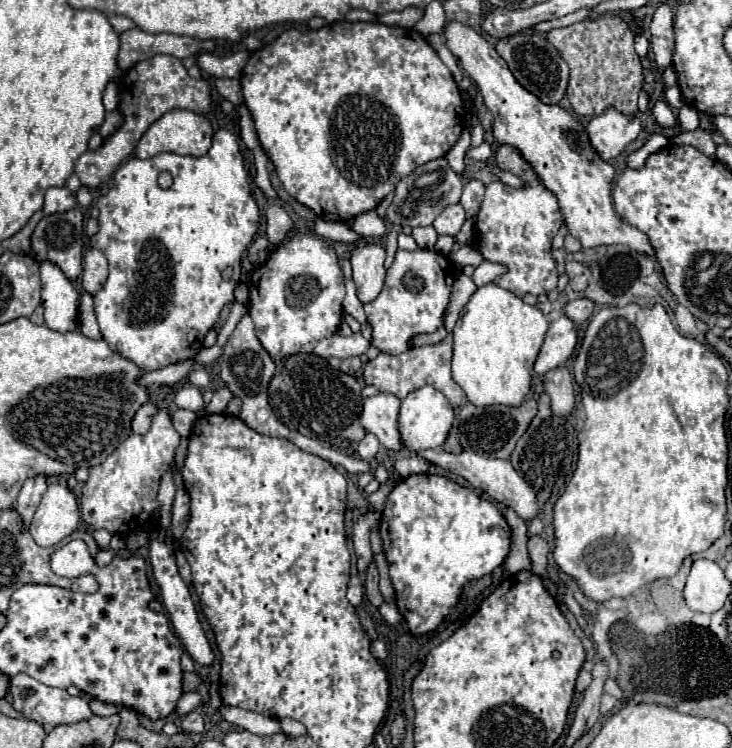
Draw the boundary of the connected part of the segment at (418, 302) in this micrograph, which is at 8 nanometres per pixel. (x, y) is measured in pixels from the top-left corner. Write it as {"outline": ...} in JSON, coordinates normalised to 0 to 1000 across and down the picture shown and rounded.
{"outline":[[[544,334],[538,353],[527,364],[527,380],[514,401],[497,406],[503,433],[508,436],[505,460],[522,473],[549,473],[563,465],[563,452],[579,444],[596,444],[607,433],[607,414],[615,404],[620,378],[617,356],[609,342],[590,334]]]}

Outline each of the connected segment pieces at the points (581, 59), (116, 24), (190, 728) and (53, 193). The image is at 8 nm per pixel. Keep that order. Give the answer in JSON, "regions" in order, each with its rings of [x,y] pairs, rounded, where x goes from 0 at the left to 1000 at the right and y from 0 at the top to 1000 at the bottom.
{"regions":[[[[820,21],[814,27],[795,27],[784,35],[749,43],[749,56],[762,64],[779,88],[776,134],[792,155],[820,155],[831,144],[850,152],[872,150],[872,126],[880,112],[874,78],[866,70],[866,40],[850,21]]],[[[150,21],[148,27],[150,27],[153,37],[156,37],[161,45],[167,45],[169,40],[178,40],[178,37],[183,37],[183,29],[180,29],[178,24],[172,24],[172,21]]],[[[262,949],[260,955],[249,957],[246,963],[246,971],[251,979],[276,979],[279,976],[279,963],[276,963],[276,955],[270,949]]],[[[74,249],[63,254],[60,265],[60,286],[79,286],[85,281],[96,281],[104,275],[104,262],[90,249]]]]}

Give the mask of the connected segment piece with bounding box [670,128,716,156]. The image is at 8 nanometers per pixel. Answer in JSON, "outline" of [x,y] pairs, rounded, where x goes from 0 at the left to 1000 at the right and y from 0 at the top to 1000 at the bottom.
{"outline":[[[959,171],[945,174],[945,176],[932,176],[932,179],[921,182],[915,190],[948,195],[948,198],[954,198],[956,203],[962,203],[964,209],[975,209],[975,203],[978,203],[978,193],[975,193],[975,187],[970,184],[970,176],[964,176],[964,174],[959,174]]]}

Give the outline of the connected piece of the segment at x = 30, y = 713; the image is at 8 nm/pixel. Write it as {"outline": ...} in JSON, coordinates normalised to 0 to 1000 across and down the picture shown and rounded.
{"outline":[[[22,901],[14,909],[14,928],[16,928],[16,944],[22,952],[33,955],[33,960],[46,963],[57,971],[82,971],[82,968],[101,968],[109,963],[117,963],[126,957],[126,949],[120,944],[120,936],[112,930],[98,930],[85,920],[68,920],[38,901]]]}

